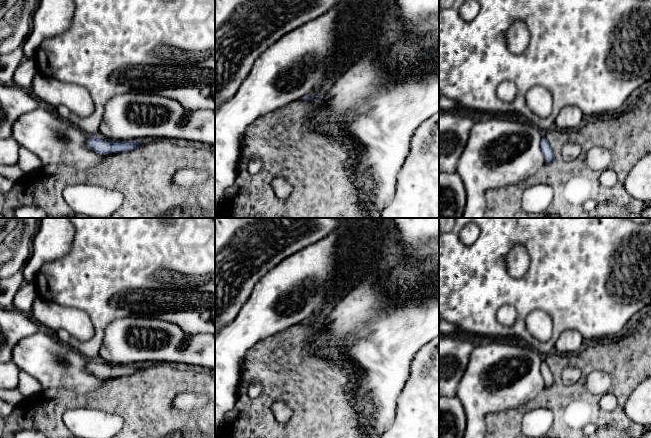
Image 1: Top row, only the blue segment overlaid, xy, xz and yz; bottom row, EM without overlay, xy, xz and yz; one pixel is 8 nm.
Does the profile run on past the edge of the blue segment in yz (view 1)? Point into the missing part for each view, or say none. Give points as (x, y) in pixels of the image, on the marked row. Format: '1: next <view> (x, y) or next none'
1: next none

